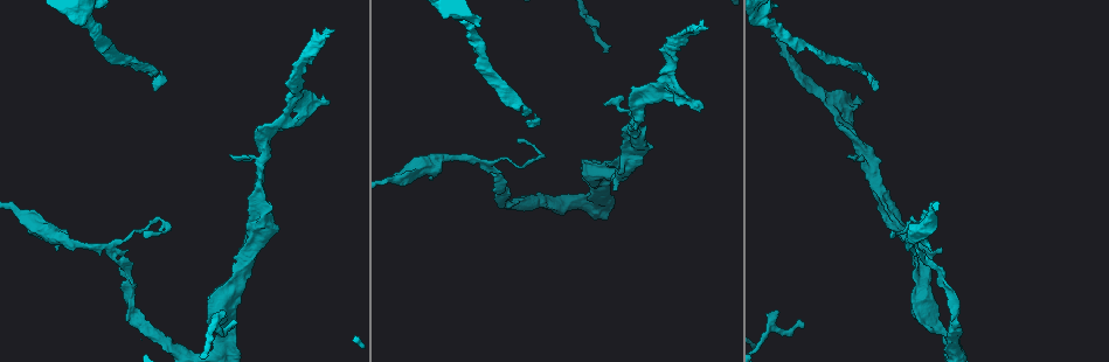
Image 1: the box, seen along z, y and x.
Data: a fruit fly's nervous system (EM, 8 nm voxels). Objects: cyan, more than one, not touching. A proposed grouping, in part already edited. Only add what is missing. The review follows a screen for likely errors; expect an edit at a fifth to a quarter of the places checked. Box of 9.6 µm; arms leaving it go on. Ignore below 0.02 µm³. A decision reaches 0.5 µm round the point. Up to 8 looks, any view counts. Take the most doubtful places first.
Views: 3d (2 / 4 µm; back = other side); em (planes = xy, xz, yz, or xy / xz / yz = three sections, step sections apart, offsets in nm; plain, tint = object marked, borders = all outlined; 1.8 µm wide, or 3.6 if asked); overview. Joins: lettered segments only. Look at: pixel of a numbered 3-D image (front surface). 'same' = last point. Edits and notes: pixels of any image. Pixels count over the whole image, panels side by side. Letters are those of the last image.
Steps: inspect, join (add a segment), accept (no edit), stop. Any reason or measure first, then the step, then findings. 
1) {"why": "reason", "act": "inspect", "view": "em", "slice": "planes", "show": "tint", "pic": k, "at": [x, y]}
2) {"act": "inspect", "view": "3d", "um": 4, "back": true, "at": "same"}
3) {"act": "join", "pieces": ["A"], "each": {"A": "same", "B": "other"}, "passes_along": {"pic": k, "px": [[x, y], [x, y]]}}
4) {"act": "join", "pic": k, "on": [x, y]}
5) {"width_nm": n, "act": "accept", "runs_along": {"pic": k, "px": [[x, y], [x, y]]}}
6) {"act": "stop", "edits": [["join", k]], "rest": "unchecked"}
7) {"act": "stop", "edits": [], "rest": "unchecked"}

{"why": "free end", "act": "inspect", "view": "em", "slice": "planes", "show": "plain", "pic": 1, "at": [153, 90]}

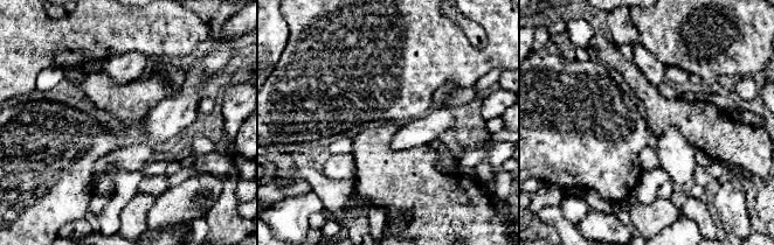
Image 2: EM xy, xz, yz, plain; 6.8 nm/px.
{"act": "inspect", "view": "em", "slice": "planes", "show": "borders", "at": "same"}

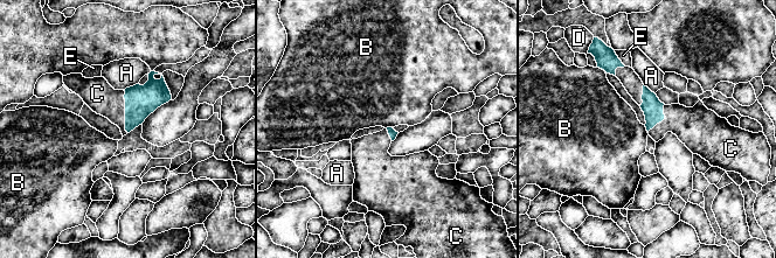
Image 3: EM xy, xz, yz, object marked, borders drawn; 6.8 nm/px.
{"act": "join", "pieces": ["C"], "each": {"A": "other", "B": "other", "C": "same", "D": "other", "E": "other"}, "passes_along": {"pic": 3, "px": [[140, 100], [125, 111], [97, 93]]}, "found": "it goes on there"}

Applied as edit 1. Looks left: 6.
{"why": "an open end", "act": "inspect", "view": "em", "um": 3.6, "slice": "planes", "show": "tint", "pic": 1, "at": [332, 31]}

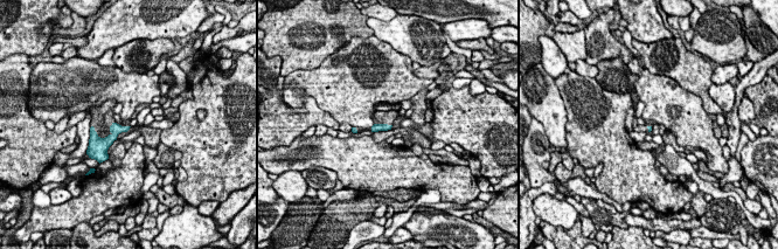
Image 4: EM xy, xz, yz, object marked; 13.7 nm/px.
{"why": "what lies round it", "act": "inspect", "view": "em", "um": 3.6, "slice": "planes", "show": "borders", "at": "same"}

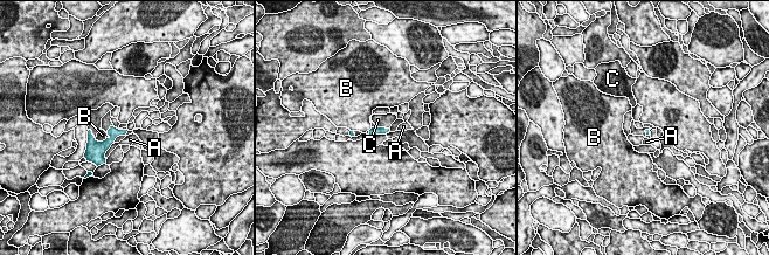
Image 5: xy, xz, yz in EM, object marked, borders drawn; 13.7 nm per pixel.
{"act": "join", "pieces": ["C"], "each": {"A": "other", "B": "other", "C": "same"}, "passes_along": {"pic": 5, "px": [[373, 131], [383, 128], [381, 121]]}, "found": "the neuron continues"}

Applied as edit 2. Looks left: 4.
{"why": "sharp bend", "act": "inspect", "view": "em", "slice": "planes", "show": "tint", "pic": 1, "at": [497, 179]}

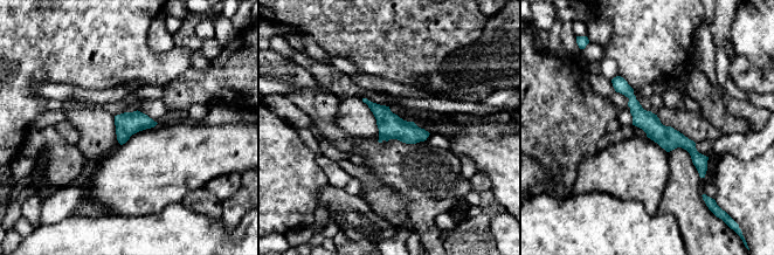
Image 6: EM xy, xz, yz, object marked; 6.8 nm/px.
{"why": "see the neighbours", "act": "inspect", "view": "em", "slice": "planes", "show": "borders", "at": "same"}

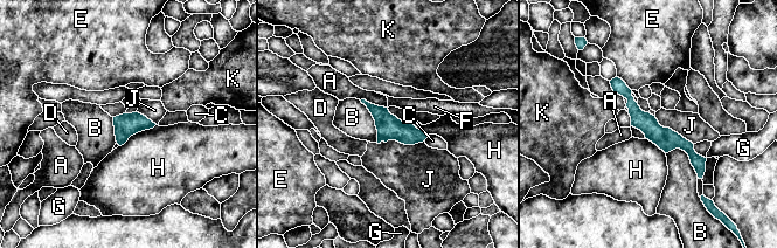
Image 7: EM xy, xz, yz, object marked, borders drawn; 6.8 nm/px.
{"act": "accept", "each": {"A": "other", "B": "other", "C": "other", "D": "other", "E": "other", "F": "other", "G": "other", "H": "other", "J": "other", "K": "other"}, "border": {"pic": 7, "px": [[155, 124], [133, 133], [119, 146]]}, "found": "no lettered segment goes on from it"}

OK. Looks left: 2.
{"act": "stop", "edits": [["join", 3], ["join", 5]], "rest": "unchecked"}

